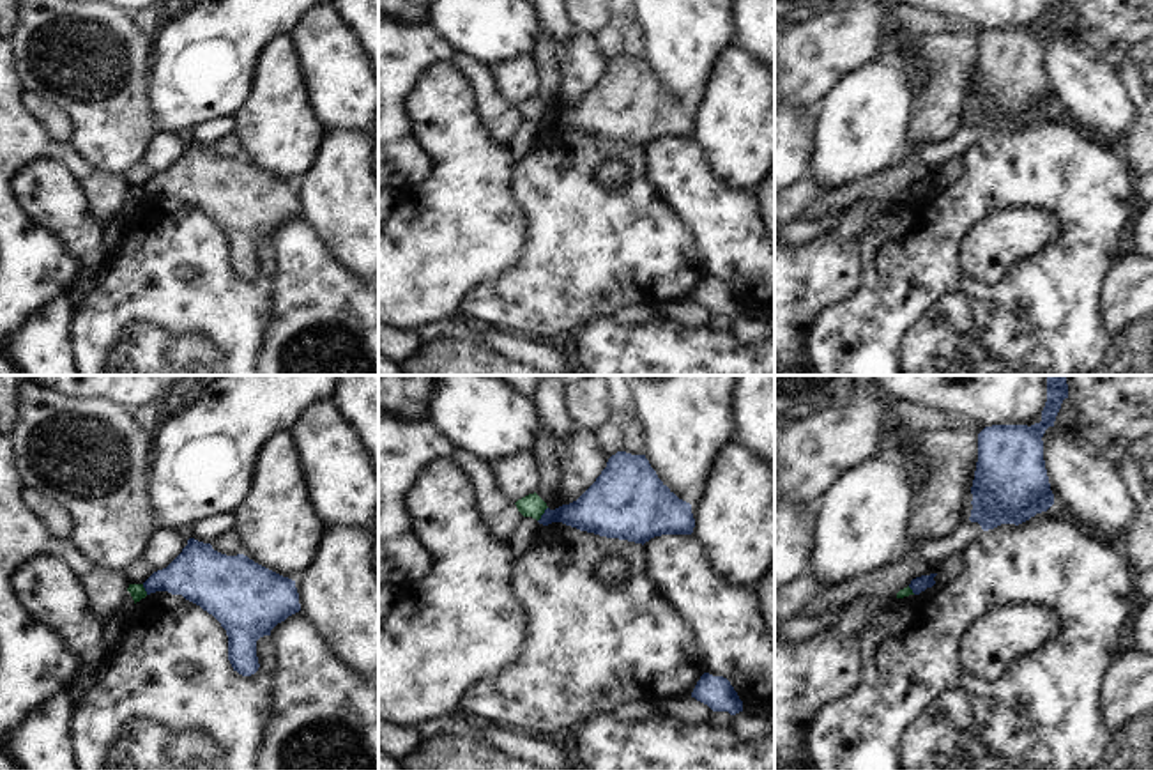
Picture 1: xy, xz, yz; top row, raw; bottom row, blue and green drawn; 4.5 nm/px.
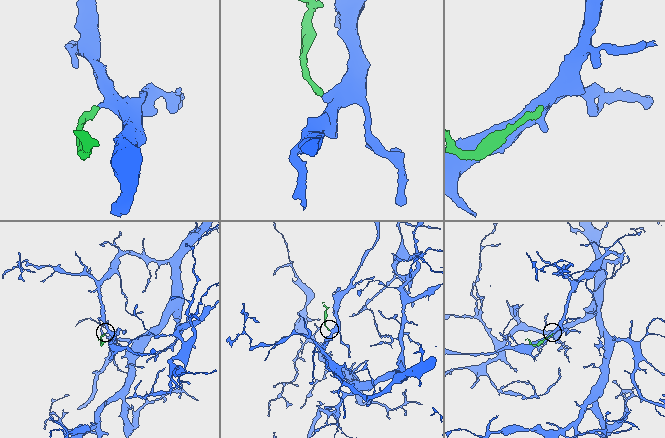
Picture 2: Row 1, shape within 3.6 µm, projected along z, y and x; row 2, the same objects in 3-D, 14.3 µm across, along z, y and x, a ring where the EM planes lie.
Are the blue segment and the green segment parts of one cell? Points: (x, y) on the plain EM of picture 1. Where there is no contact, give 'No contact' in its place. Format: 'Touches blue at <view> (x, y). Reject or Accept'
Touches blue at xz (543, 117). Reject.

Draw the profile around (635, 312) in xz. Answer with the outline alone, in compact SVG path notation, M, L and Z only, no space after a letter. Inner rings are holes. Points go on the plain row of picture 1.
M631 301L608 317L614 319L617 324L638 326L651 320L654 315L658 315L654 301Z

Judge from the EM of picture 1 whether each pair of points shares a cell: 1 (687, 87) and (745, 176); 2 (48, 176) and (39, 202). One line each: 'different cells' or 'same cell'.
1: different cells
2: same cell

